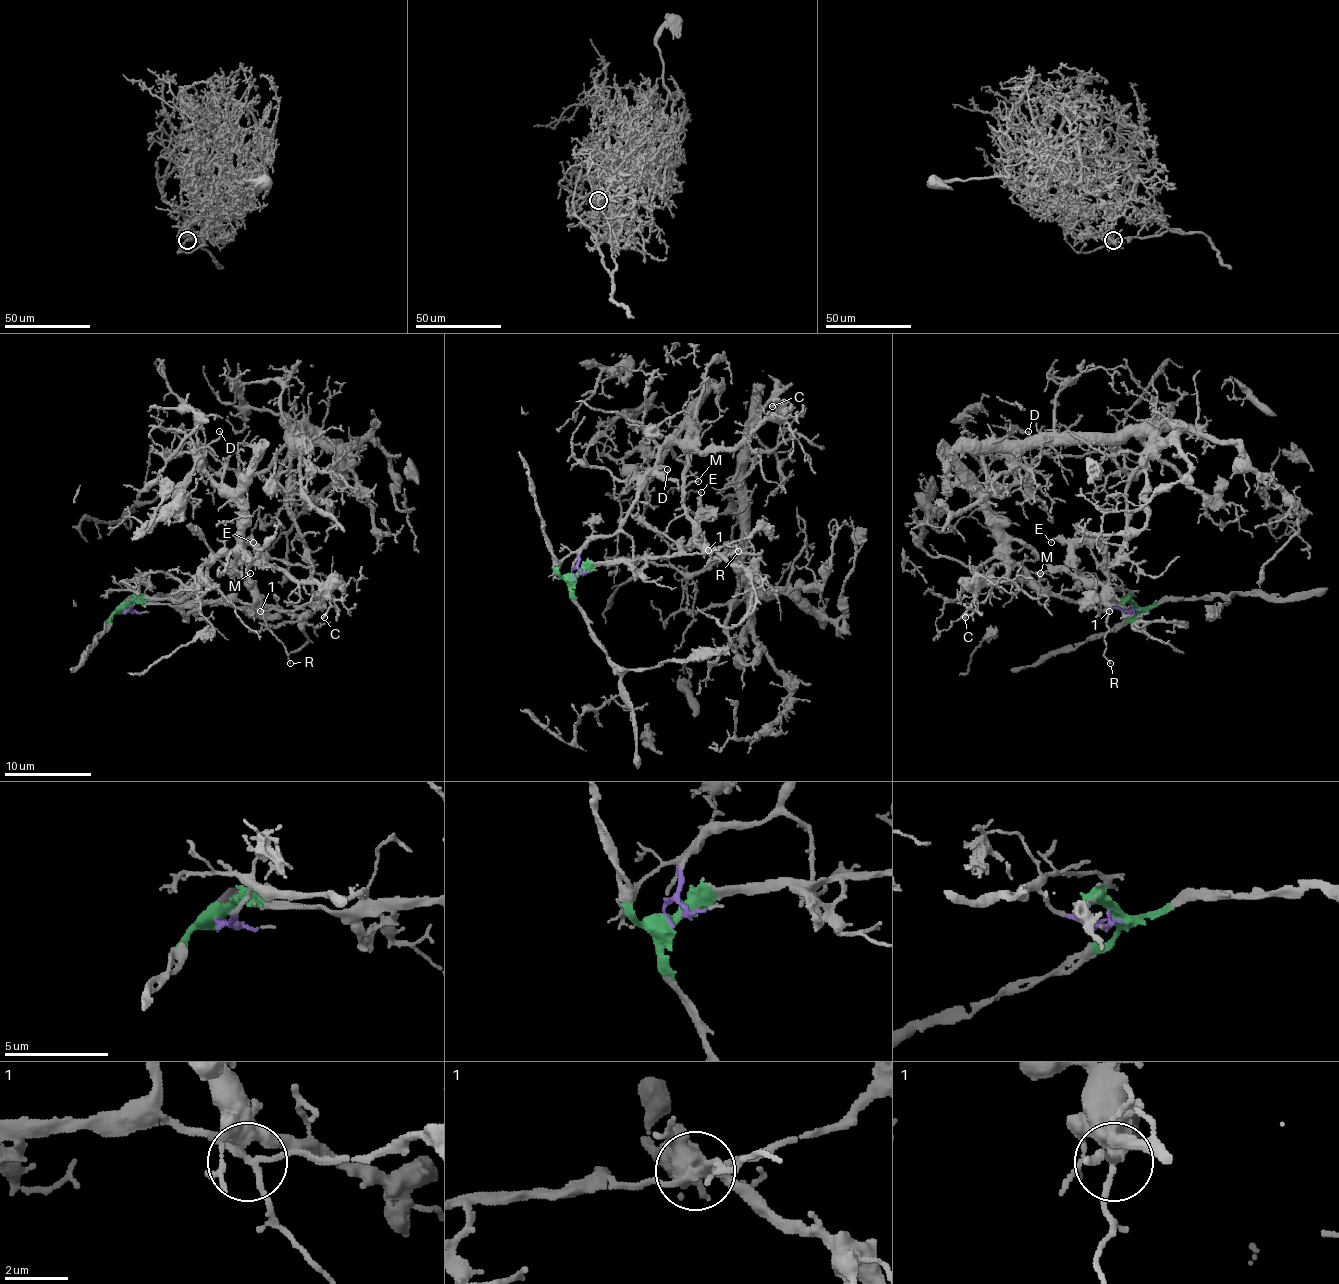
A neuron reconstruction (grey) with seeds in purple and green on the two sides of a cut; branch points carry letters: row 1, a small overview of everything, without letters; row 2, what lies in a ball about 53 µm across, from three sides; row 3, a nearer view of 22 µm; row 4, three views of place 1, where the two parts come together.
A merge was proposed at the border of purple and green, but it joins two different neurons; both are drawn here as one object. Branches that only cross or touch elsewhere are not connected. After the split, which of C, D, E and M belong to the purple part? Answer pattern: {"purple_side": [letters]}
{"purple_side": ["C", "D", "M"]}

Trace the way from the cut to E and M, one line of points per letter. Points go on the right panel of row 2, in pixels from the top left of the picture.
E: (1135, 609), (1130, 603), (1120, 605), (1109, 592), (1107, 555), (1096, 544), (1050, 542)
M: (1135, 609), (1113, 607), (1102, 596), (1065, 601), (1002, 555), (1030, 548), (1048, 568), (1039, 572)

